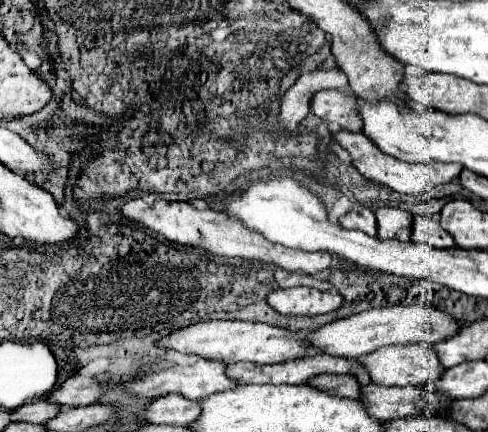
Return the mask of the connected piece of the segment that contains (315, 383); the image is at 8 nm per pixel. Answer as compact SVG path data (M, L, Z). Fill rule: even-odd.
M323 373L307 381L309 387L315 387L319 391L325 391L335 397L359 397L359 383L355 377L339 375L339 373Z

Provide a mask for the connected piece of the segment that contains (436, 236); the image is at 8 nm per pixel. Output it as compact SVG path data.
M413 217L413 235L411 241L417 243L427 243L431 247L437 249L451 249L455 247L455 239L453 235L449 235L449 231L445 231L437 219L433 217Z

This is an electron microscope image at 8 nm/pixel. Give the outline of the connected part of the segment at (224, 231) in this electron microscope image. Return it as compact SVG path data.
M133 199L125 203L123 215L129 217L131 221L137 221L141 227L149 227L155 233L161 233L167 241L179 243L179 245L193 245L199 247L211 255L225 255L225 257L245 257L245 259L257 259L265 263L279 265L287 271L303 271L307 275L321 273L331 267L333 255L327 251L301 251L301 249L291 249L279 243L267 241L261 233L247 229L239 219L229 217L225 213L213 211L213 209L195 209L189 203L177 203L177 201L165 201L157 199L155 203L145 203L143 199Z

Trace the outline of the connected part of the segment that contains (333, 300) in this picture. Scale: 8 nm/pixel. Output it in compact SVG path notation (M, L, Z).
M291 287L271 291L267 303L285 315L319 315L337 311L341 307L341 295L337 291L323 293L313 287Z

